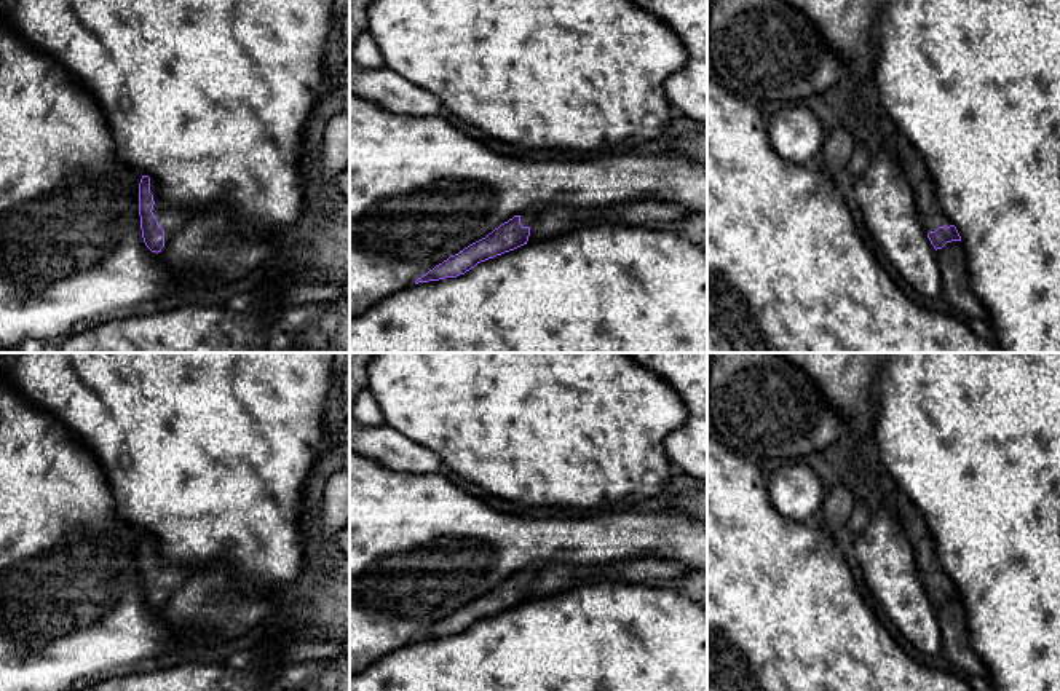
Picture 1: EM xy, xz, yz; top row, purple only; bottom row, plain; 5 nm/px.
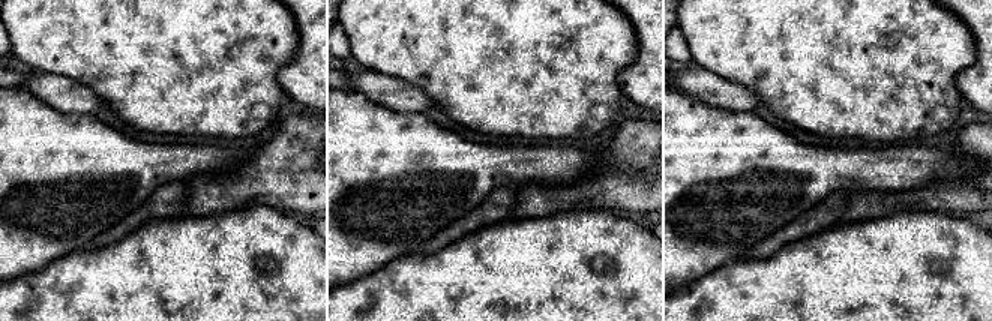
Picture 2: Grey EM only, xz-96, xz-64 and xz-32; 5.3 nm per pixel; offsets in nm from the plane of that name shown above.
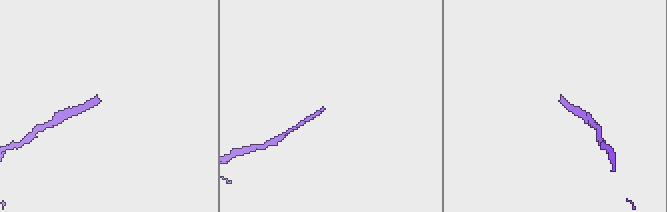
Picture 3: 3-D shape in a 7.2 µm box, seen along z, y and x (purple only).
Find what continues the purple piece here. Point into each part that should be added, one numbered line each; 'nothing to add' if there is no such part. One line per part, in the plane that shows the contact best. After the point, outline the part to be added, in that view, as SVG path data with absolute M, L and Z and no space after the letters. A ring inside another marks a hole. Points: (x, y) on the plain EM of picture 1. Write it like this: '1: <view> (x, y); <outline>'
nothing to add

